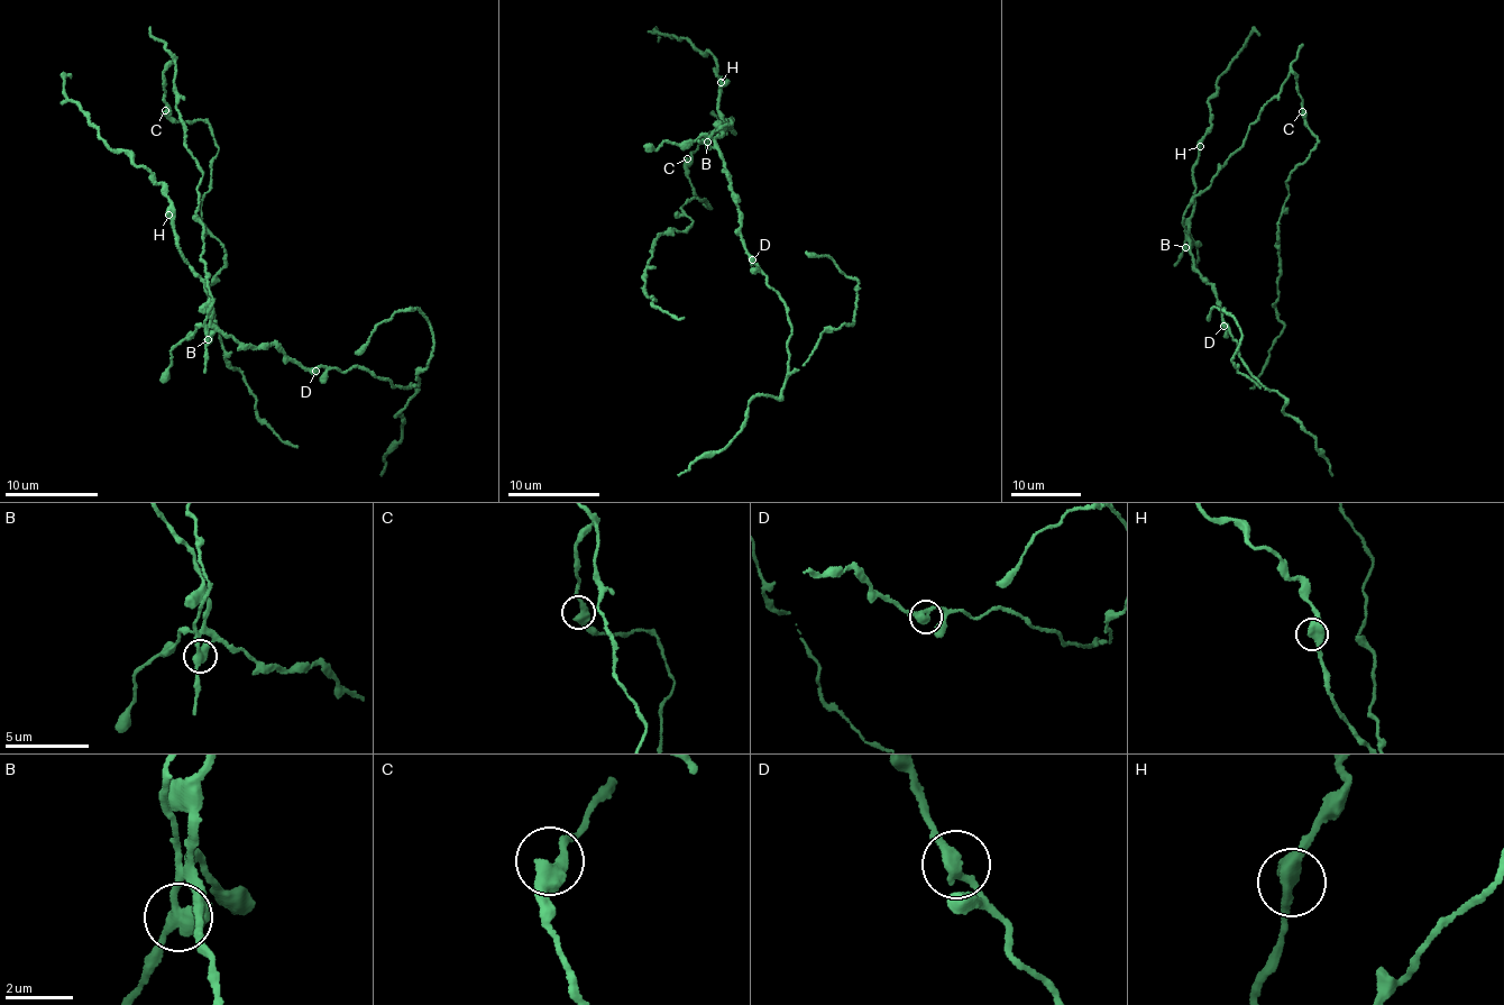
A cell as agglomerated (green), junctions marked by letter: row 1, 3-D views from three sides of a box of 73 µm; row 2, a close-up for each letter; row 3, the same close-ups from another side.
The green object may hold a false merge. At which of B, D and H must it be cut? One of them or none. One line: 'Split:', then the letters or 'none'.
Split: B

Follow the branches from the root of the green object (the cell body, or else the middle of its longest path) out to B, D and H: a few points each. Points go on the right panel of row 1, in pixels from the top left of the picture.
B: (1238, 149), (1191, 201), (1193, 213), (1185, 227), (1185, 247)
D: (1238, 149), (1191, 201), (1193, 213), (1188, 239), (1195, 268), (1210, 283), (1218, 299), (1223, 326)
H: (1238, 149), (1211, 183), (1193, 198), (1193, 206), (1192, 168), (1200, 146)

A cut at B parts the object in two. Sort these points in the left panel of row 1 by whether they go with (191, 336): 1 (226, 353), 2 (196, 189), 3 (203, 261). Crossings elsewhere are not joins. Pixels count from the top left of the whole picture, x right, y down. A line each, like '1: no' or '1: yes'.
1: no
2: no
3: no

